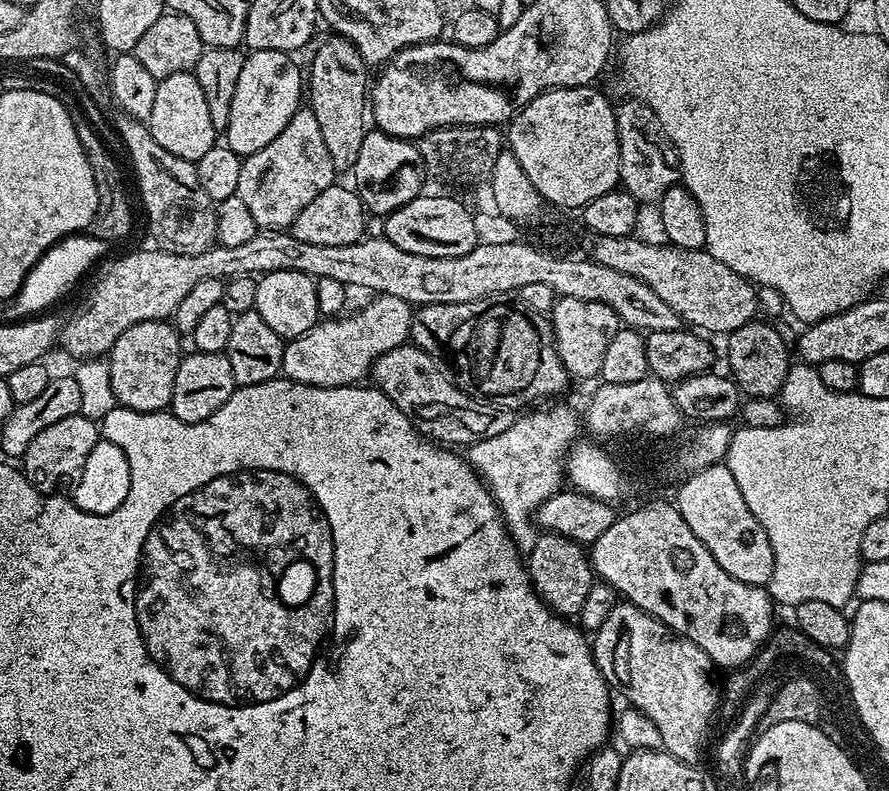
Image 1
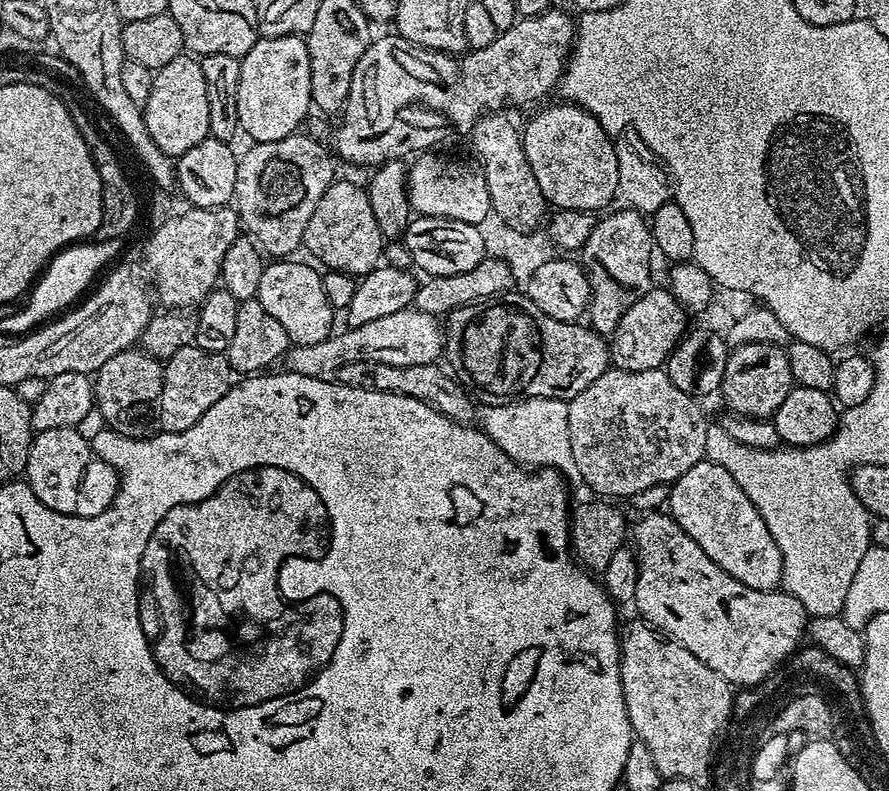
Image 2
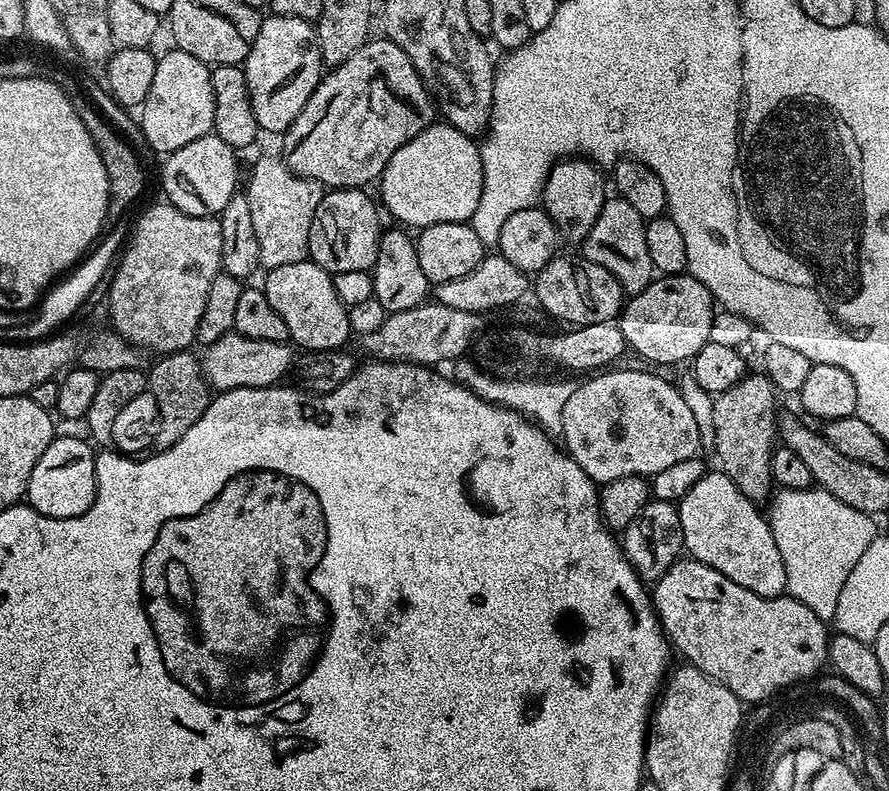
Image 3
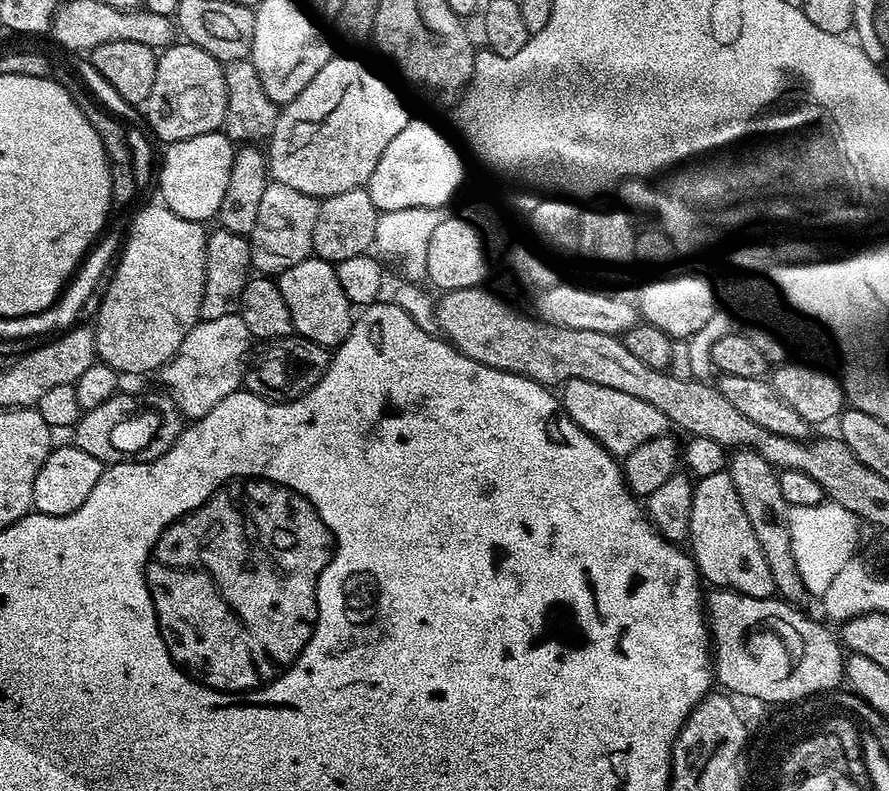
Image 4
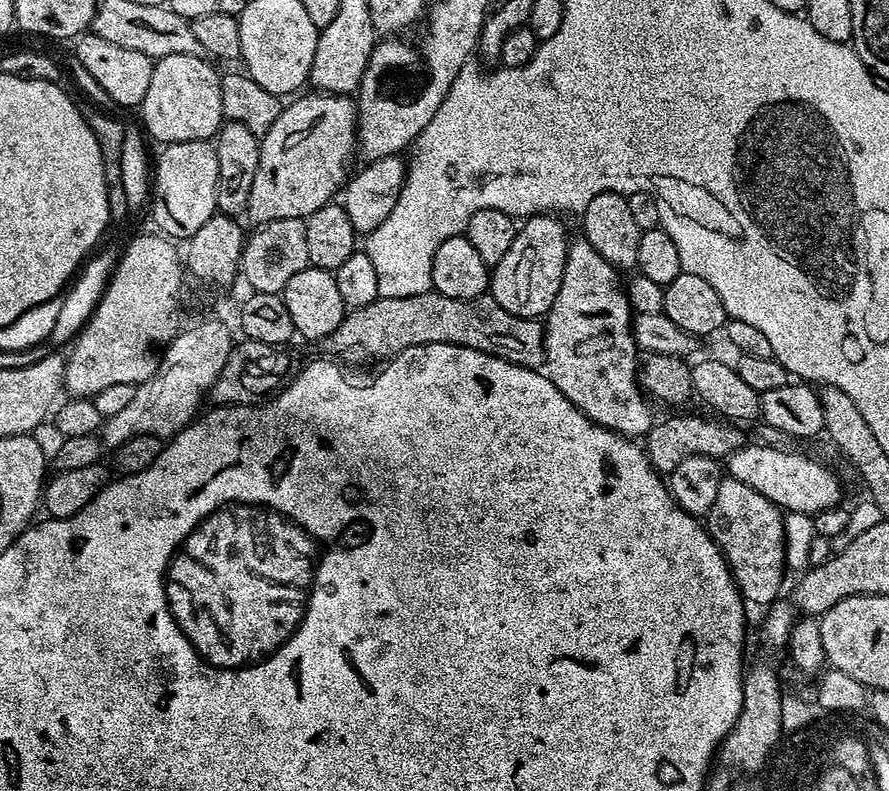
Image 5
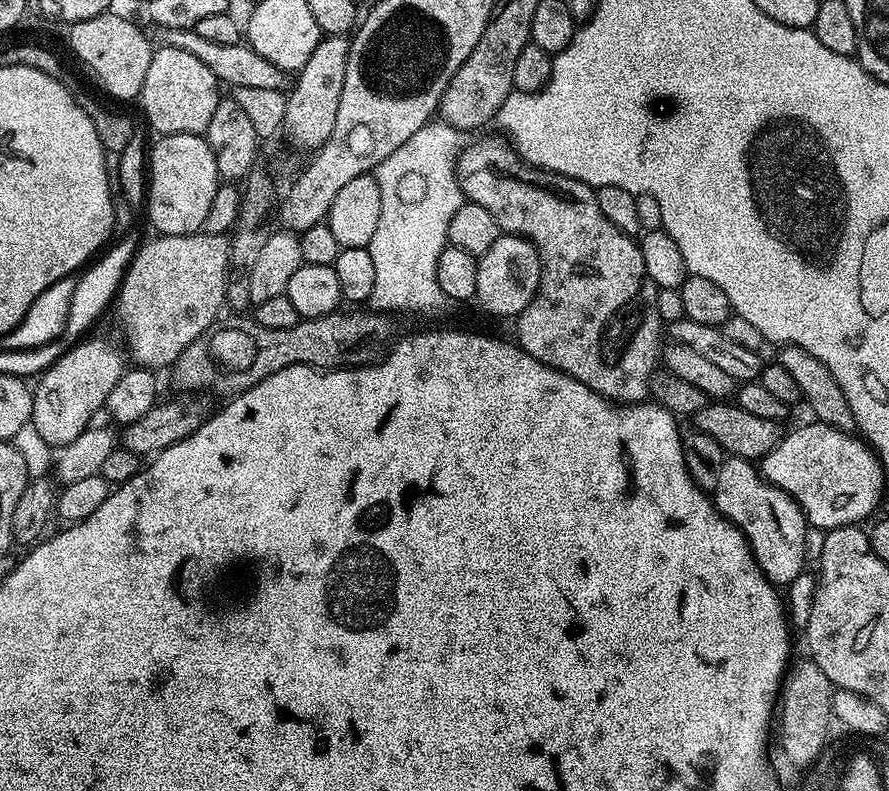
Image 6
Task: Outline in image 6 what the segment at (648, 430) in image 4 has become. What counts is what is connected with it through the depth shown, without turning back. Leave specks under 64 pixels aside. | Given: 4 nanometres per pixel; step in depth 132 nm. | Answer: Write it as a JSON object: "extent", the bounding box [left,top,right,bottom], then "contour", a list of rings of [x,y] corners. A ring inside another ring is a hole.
{"extent":[456,139,662,404],"contour":[[[503,139],[500,140],[480,140],[477,144],[469,143],[461,151],[459,160],[456,161],[456,179],[459,180],[460,189],[464,191],[465,197],[471,203],[483,206],[485,210],[490,210],[490,214],[494,214],[494,220],[498,222],[501,233],[526,238],[534,245],[540,255],[540,265],[542,266],[540,285],[530,302],[530,306],[526,306],[526,310],[522,310],[520,315],[515,317],[515,343],[526,354],[538,358],[538,362],[542,362],[559,372],[570,374],[570,378],[578,378],[578,382],[590,386],[590,390],[602,394],[610,401],[618,404],[641,403],[649,395],[652,374],[658,368],[658,357],[662,352],[662,343],[660,344],[660,336],[662,340],[662,321],[656,305],[658,289],[656,283],[646,274],[646,265],[642,263],[642,250],[639,243],[633,237],[627,236],[622,230],[618,230],[602,214],[602,210],[598,210],[595,191],[589,184],[583,184],[574,178],[563,176],[557,172],[548,172],[544,168],[536,168],[533,164],[525,164],[511,143],[505,142]]]}

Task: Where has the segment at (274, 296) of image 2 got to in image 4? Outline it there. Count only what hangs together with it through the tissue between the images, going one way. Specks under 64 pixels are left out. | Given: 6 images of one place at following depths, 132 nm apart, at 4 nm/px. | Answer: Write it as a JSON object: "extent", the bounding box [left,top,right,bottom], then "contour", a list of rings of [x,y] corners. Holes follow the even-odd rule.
{"extent":[278,258,354,350],"contour":[[[309,258],[298,262],[298,266],[290,266],[280,273],[278,283],[286,302],[286,310],[290,310],[292,327],[297,337],[300,335],[307,343],[329,350],[335,349],[337,344],[348,337],[354,319],[354,308],[349,304],[346,294],[342,294],[336,269],[329,261]]]}

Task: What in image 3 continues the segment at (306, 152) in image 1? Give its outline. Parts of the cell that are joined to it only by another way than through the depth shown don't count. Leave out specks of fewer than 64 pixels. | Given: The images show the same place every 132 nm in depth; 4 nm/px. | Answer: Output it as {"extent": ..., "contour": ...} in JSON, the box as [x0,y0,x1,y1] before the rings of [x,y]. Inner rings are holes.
{"extent":[246,156,326,269],"contour":[[[264,156],[253,166],[246,189],[250,219],[254,222],[254,234],[258,238],[260,263],[265,269],[309,259],[310,226],[326,191],[317,180],[290,171],[287,163],[276,156]]]}

